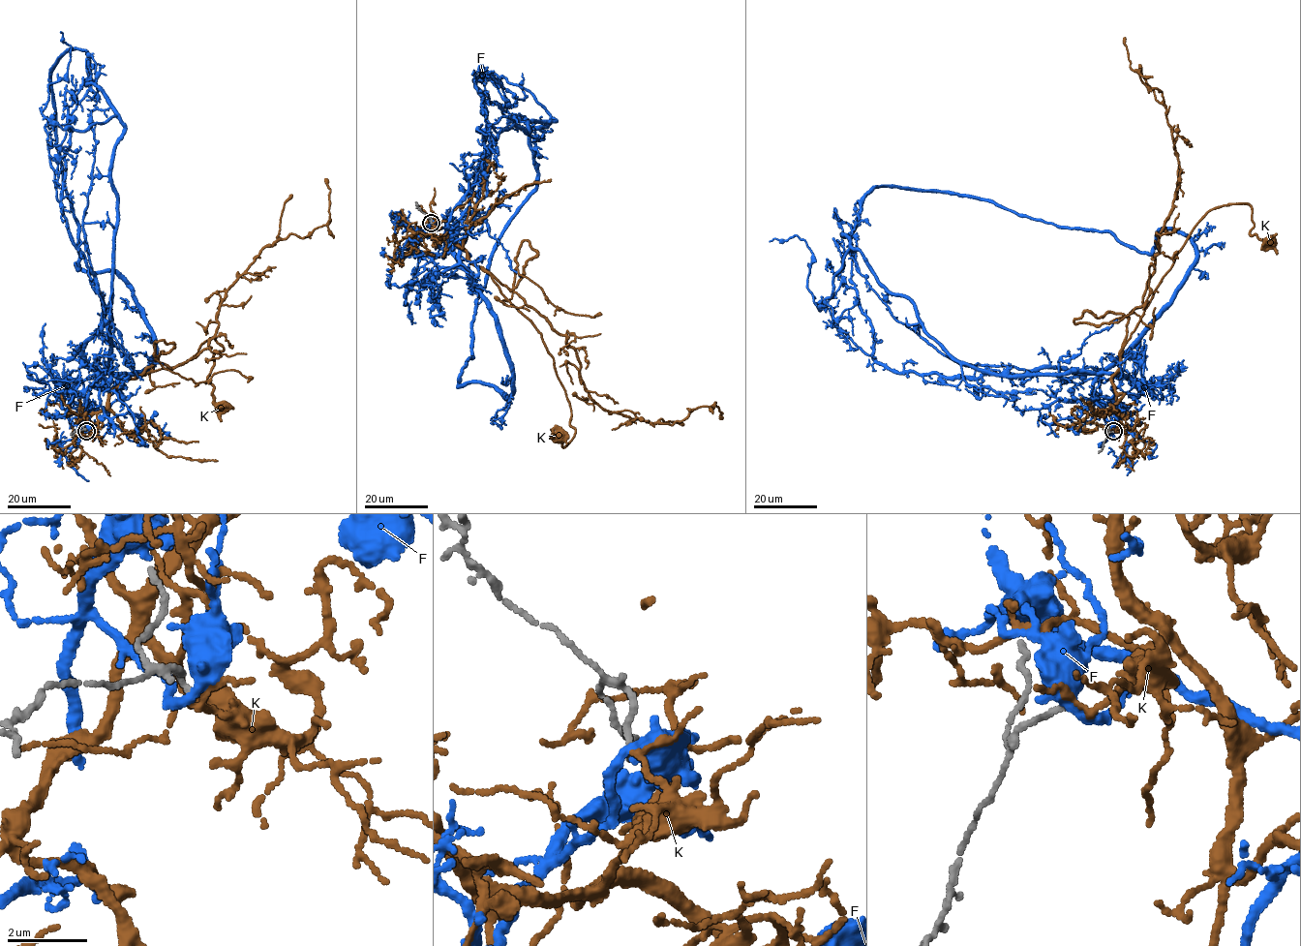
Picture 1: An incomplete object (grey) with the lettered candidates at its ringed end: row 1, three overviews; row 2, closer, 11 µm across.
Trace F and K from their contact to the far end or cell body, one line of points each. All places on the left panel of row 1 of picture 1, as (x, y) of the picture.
F: (87, 431), (83, 408), (109, 360), (109, 167), (124, 128), (86, 82), (87, 50), (64, 53), (49, 78)
K: (87, 431), (84, 421), (105, 408), (110, 390), (187, 361), (214, 337), (224, 349), (207, 379), (223, 406)

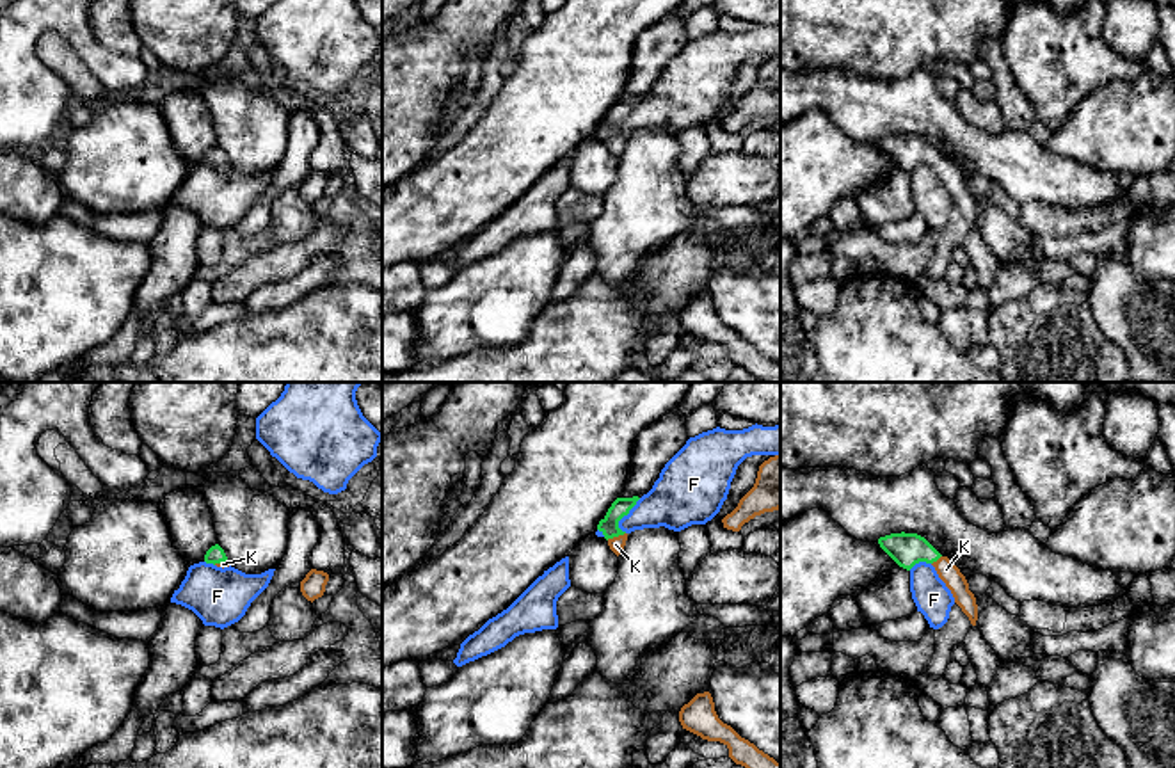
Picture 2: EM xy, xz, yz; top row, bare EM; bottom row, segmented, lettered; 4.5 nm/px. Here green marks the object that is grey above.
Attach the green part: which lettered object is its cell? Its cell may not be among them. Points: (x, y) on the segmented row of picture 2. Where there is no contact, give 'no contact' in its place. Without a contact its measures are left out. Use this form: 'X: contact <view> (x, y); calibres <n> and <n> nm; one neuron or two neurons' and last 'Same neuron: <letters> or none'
F: contact xz (624, 514); calibres 90 and 260 nm; two neurons
K: contact xz (615, 536); calibres 90 and 70 nm; one neuron
Same neuron: K

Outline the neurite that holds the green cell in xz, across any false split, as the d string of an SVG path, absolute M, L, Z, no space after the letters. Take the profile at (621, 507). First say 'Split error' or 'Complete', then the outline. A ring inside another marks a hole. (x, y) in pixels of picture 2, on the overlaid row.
Split error. M617 498L599 521L597 530L608 540L610 549L619 556L624 551L627 533L619 528L619 521L629 514L640 498Z

